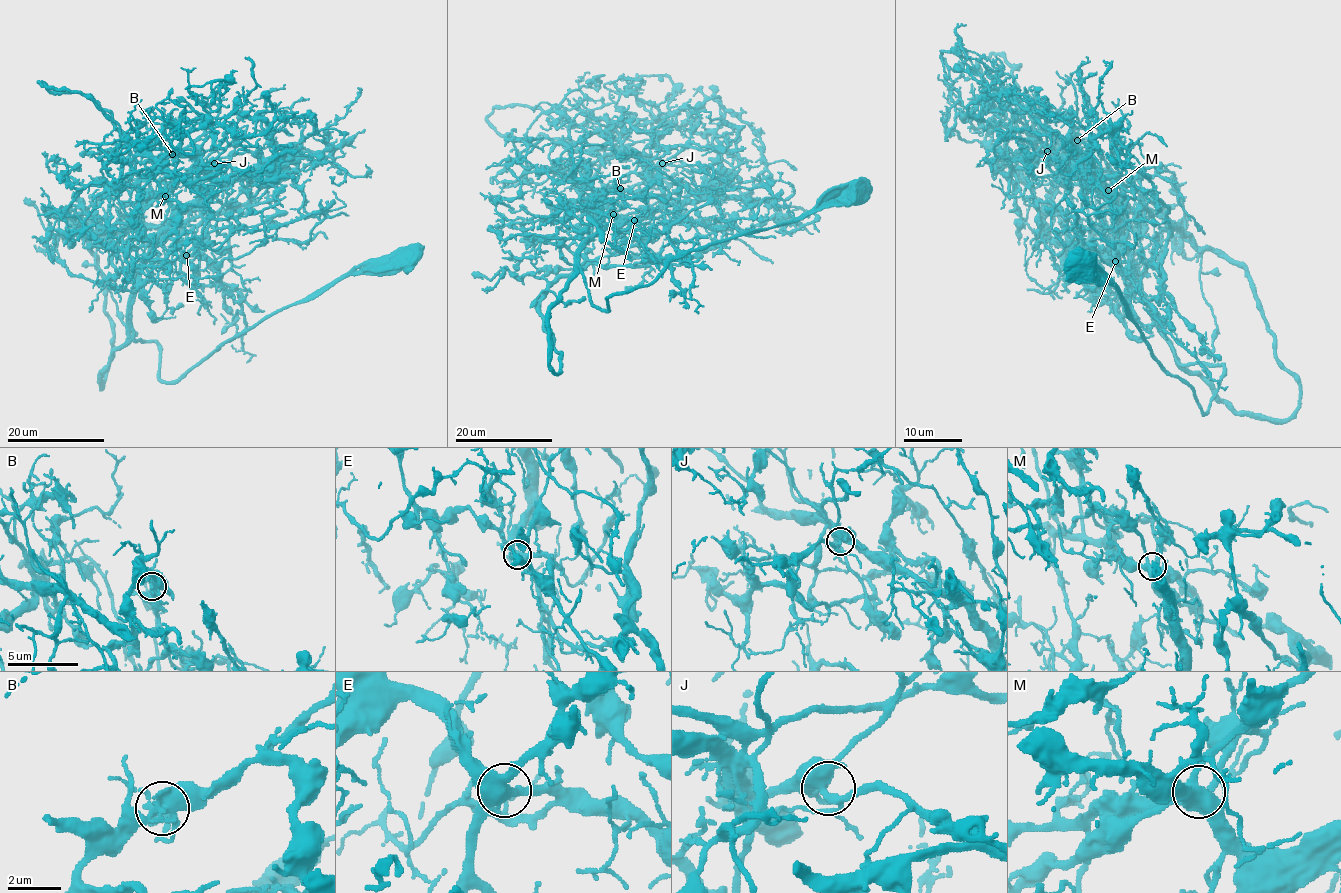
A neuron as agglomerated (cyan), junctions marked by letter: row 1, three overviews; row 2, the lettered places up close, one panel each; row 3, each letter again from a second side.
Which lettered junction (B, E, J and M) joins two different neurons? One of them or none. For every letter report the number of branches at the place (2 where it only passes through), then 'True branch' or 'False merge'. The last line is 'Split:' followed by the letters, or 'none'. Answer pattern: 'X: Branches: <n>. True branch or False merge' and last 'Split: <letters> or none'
B: Branches: 5. False merge
E: Branches: 4. True branch
J: Branches: 6. True branch
M: Branches: 5. True branch
Split: B

